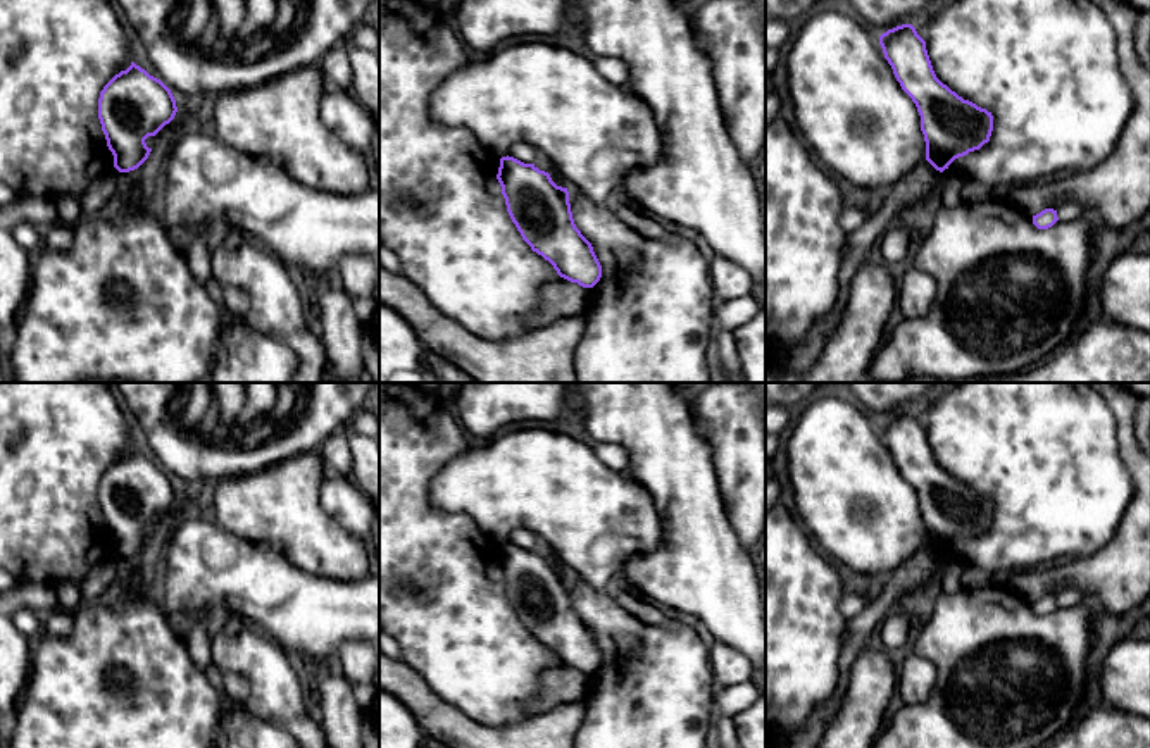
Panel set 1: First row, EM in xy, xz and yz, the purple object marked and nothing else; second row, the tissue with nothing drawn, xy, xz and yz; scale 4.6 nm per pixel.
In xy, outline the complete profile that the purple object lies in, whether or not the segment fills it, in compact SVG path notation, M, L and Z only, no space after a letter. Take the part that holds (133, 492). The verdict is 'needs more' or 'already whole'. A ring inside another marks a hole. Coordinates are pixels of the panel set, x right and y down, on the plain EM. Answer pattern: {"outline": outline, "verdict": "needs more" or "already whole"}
{"outline": "M131 448L100 477L98 505L119 558L138 555L152 534L145 526L155 522L178 498L171 476Z", "verdict": "already whole"}

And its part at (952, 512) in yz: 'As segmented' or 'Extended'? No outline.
As segmented

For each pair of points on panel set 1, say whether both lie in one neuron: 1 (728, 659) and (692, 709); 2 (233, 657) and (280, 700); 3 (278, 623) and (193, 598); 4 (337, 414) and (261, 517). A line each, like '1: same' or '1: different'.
1: different
2: same
3: same
4: different

